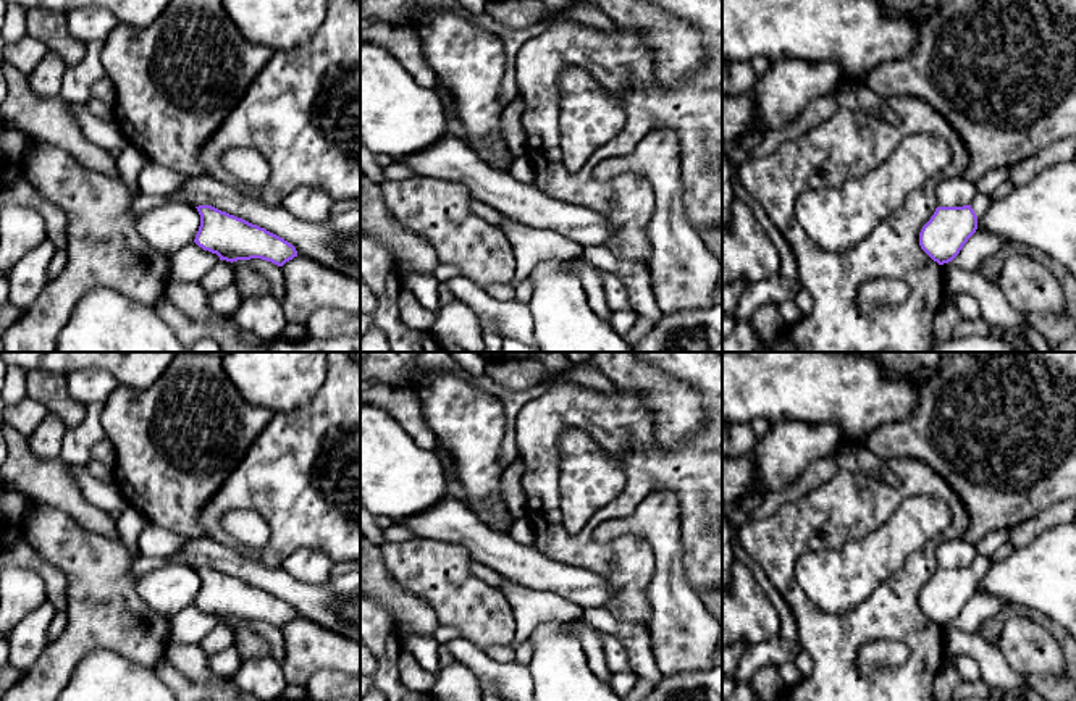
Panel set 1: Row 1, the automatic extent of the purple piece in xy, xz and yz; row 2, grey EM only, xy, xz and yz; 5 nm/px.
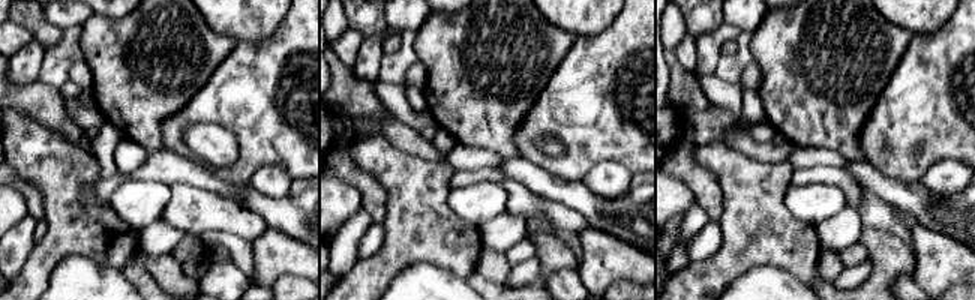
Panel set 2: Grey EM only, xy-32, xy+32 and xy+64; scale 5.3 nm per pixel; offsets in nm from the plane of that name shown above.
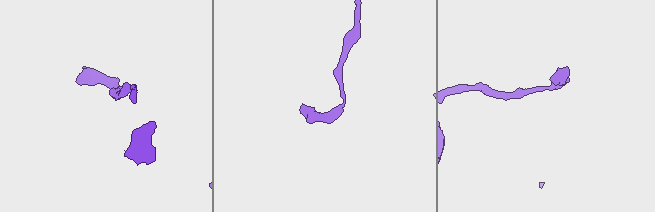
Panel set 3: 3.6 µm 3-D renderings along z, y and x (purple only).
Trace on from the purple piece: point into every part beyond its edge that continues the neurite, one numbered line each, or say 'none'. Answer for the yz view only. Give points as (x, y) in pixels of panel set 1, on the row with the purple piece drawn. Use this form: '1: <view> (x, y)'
1: yz (981, 202)

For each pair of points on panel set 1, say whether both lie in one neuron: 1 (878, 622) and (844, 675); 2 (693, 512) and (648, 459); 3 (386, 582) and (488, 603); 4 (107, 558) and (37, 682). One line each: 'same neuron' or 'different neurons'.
1: same neuron
2: same neuron
3: different neurons
4: same neuron

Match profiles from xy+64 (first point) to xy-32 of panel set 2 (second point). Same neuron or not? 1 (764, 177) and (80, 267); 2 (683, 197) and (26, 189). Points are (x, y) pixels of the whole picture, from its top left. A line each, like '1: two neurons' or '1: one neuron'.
1: two neurons
2: two neurons

